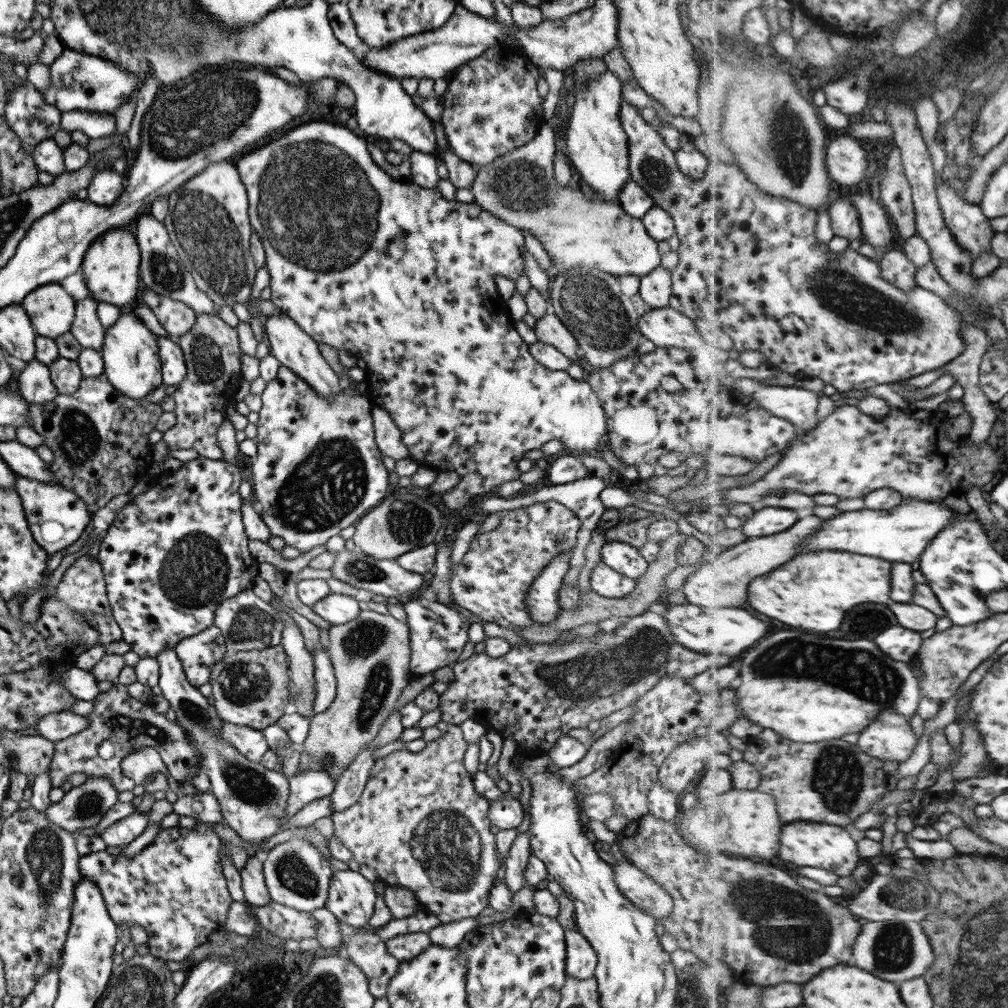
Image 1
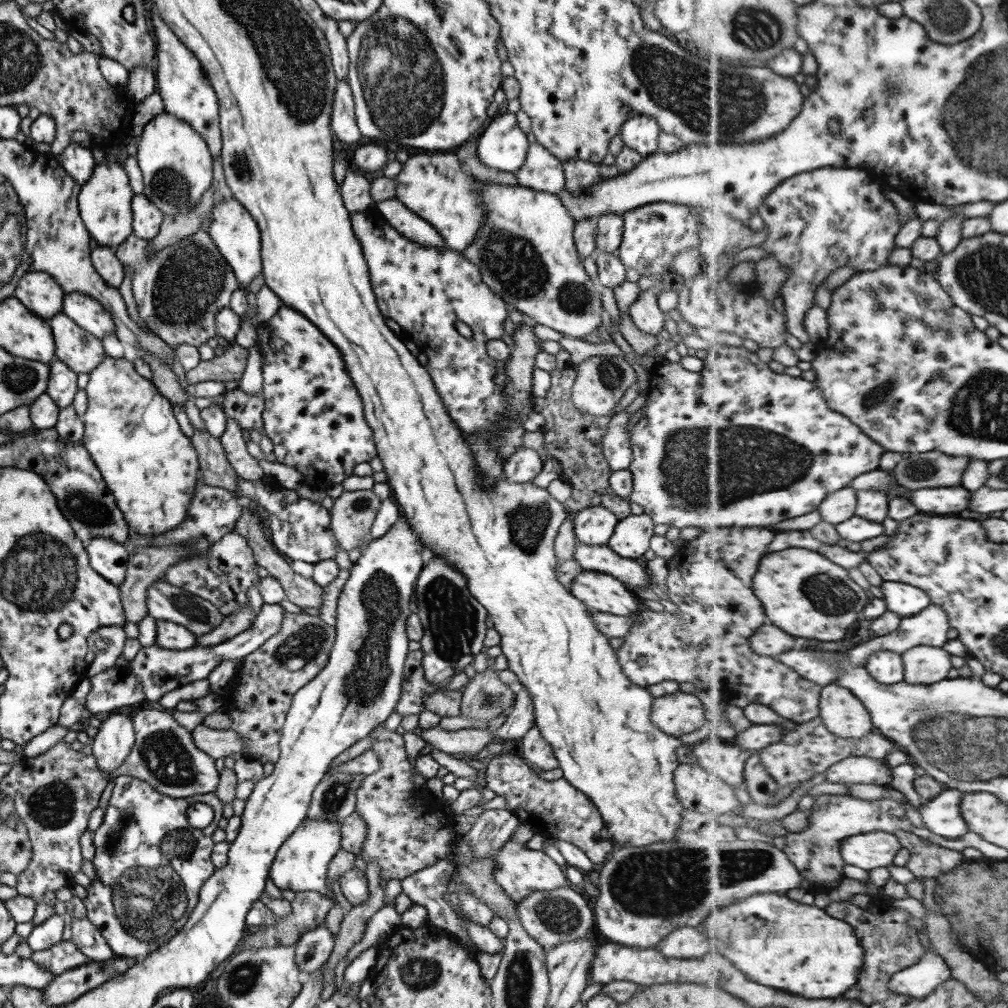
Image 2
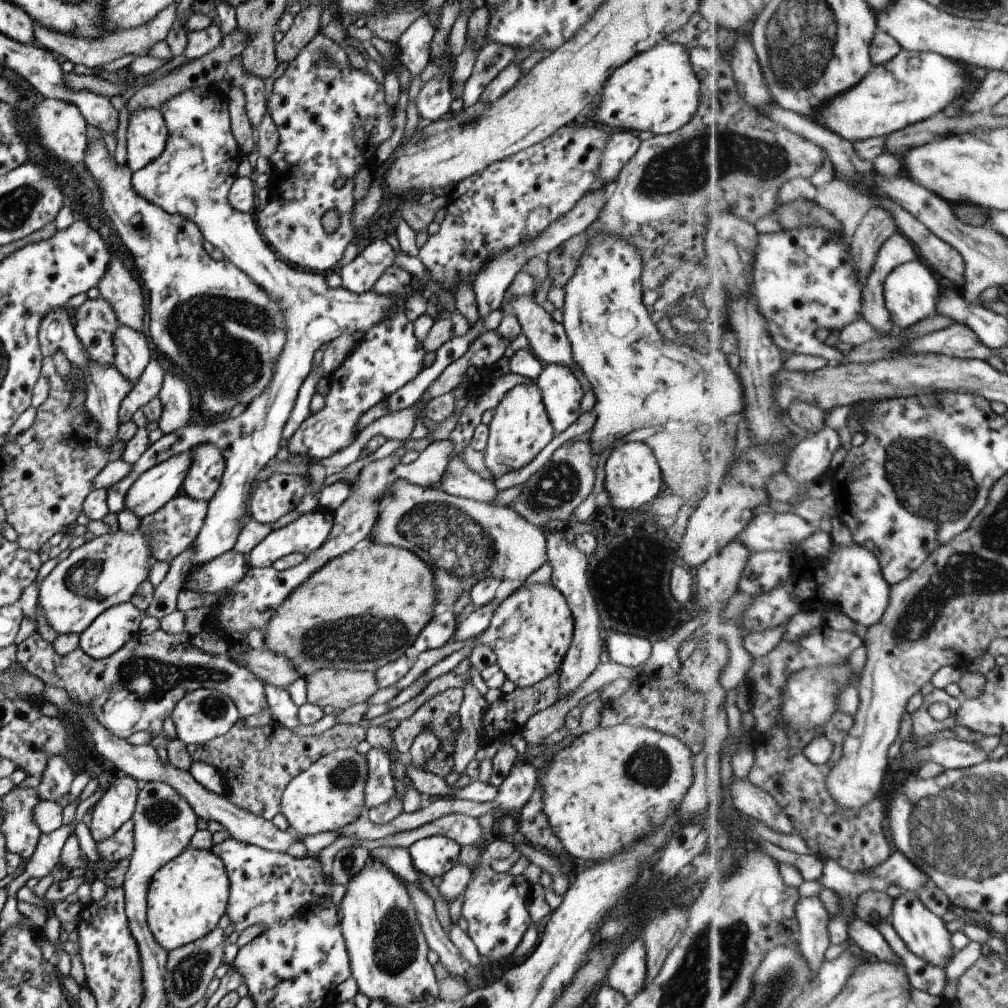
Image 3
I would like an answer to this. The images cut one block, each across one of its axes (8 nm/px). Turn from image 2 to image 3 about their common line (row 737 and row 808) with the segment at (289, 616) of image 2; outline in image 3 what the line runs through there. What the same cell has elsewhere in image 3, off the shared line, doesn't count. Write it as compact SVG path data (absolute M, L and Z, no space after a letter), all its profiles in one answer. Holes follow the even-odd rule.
M240 718L225 734L205 744L187 744L185 748L192 760L205 762L218 770L231 804L271 821L279 813L282 792L289 780L323 756L339 749L355 749L365 737L366 728L357 724L335 723L319 735L297 736L281 725L245 726Z

